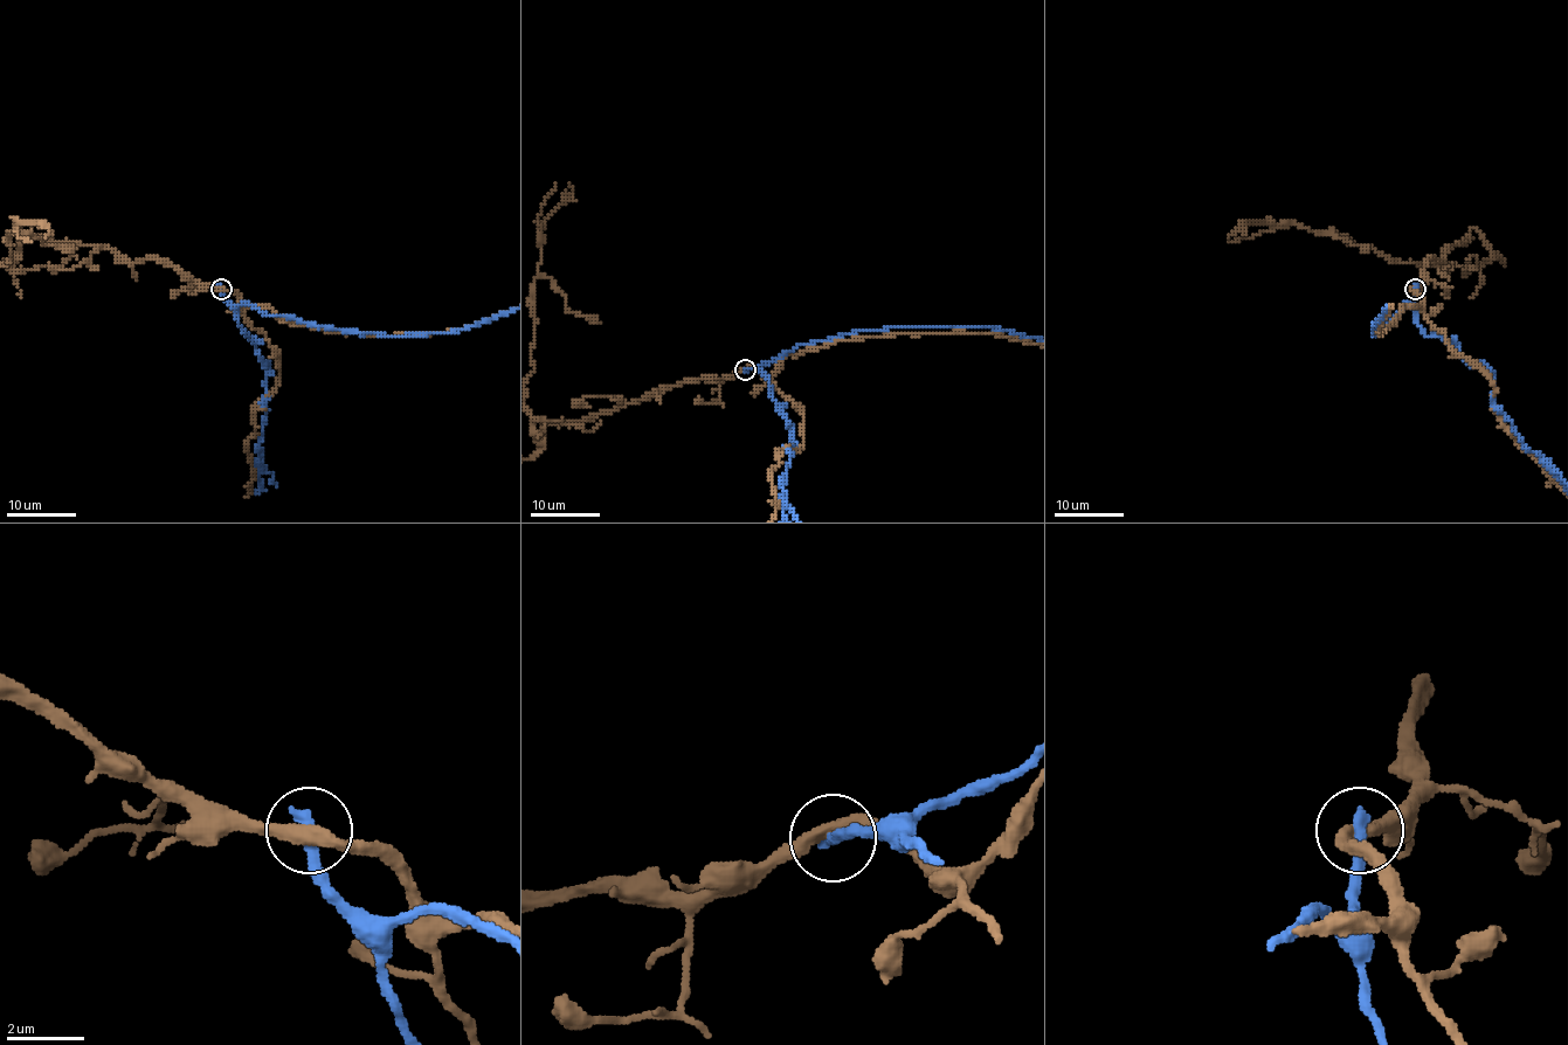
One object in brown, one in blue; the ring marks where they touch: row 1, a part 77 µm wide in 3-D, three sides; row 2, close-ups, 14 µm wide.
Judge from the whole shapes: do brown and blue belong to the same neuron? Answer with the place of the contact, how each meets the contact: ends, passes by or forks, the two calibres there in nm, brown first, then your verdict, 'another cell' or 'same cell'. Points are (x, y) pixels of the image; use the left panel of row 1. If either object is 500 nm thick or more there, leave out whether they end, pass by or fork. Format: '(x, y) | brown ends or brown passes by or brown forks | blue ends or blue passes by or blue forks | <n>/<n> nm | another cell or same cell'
(221, 289) | brown passes by | blue ends | 360/360 nm | another cell

